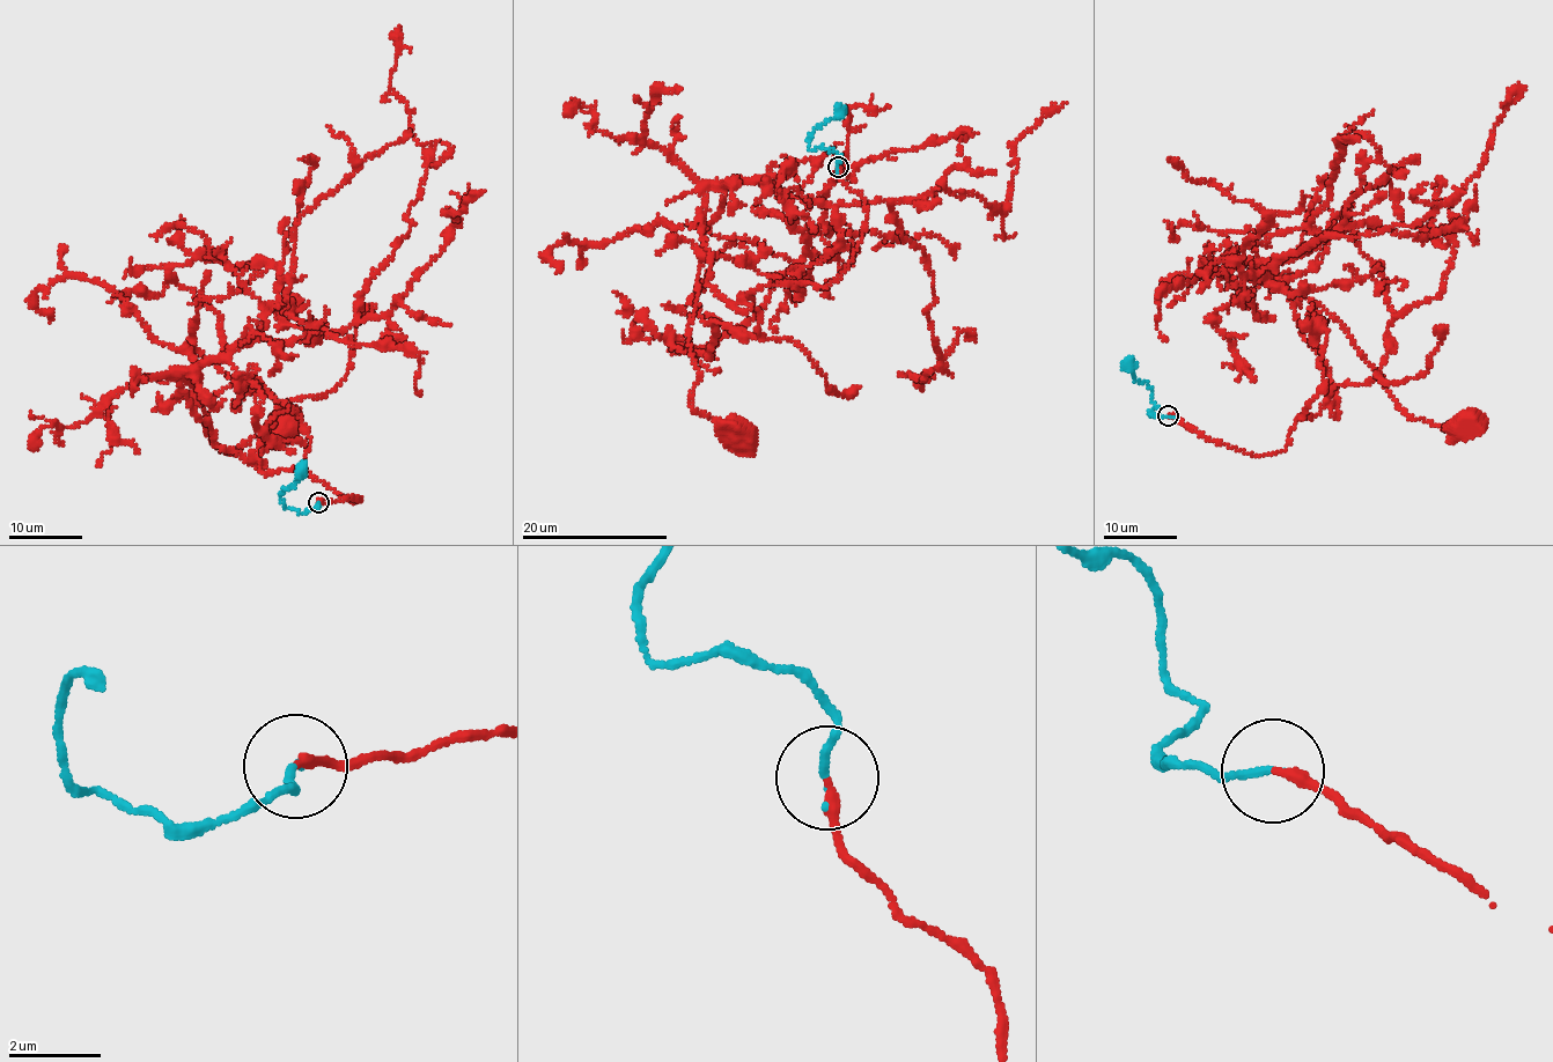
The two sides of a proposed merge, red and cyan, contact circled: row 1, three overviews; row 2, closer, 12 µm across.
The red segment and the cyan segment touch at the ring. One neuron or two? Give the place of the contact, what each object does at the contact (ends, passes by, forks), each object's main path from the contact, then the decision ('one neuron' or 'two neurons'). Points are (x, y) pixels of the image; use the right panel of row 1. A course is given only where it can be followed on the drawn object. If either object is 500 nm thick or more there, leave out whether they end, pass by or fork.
(1168, 415) | red ends | cyan ends | red via (1169, 417), (1258, 456), (1329, 396), (1336, 417), (1286, 287), (1400, 408), (1469, 422) | cyan via (1169, 417), (1152, 415), (1156, 406), (1150, 398), (1150, 386), (1133, 377), (1127, 359) | one neuron

